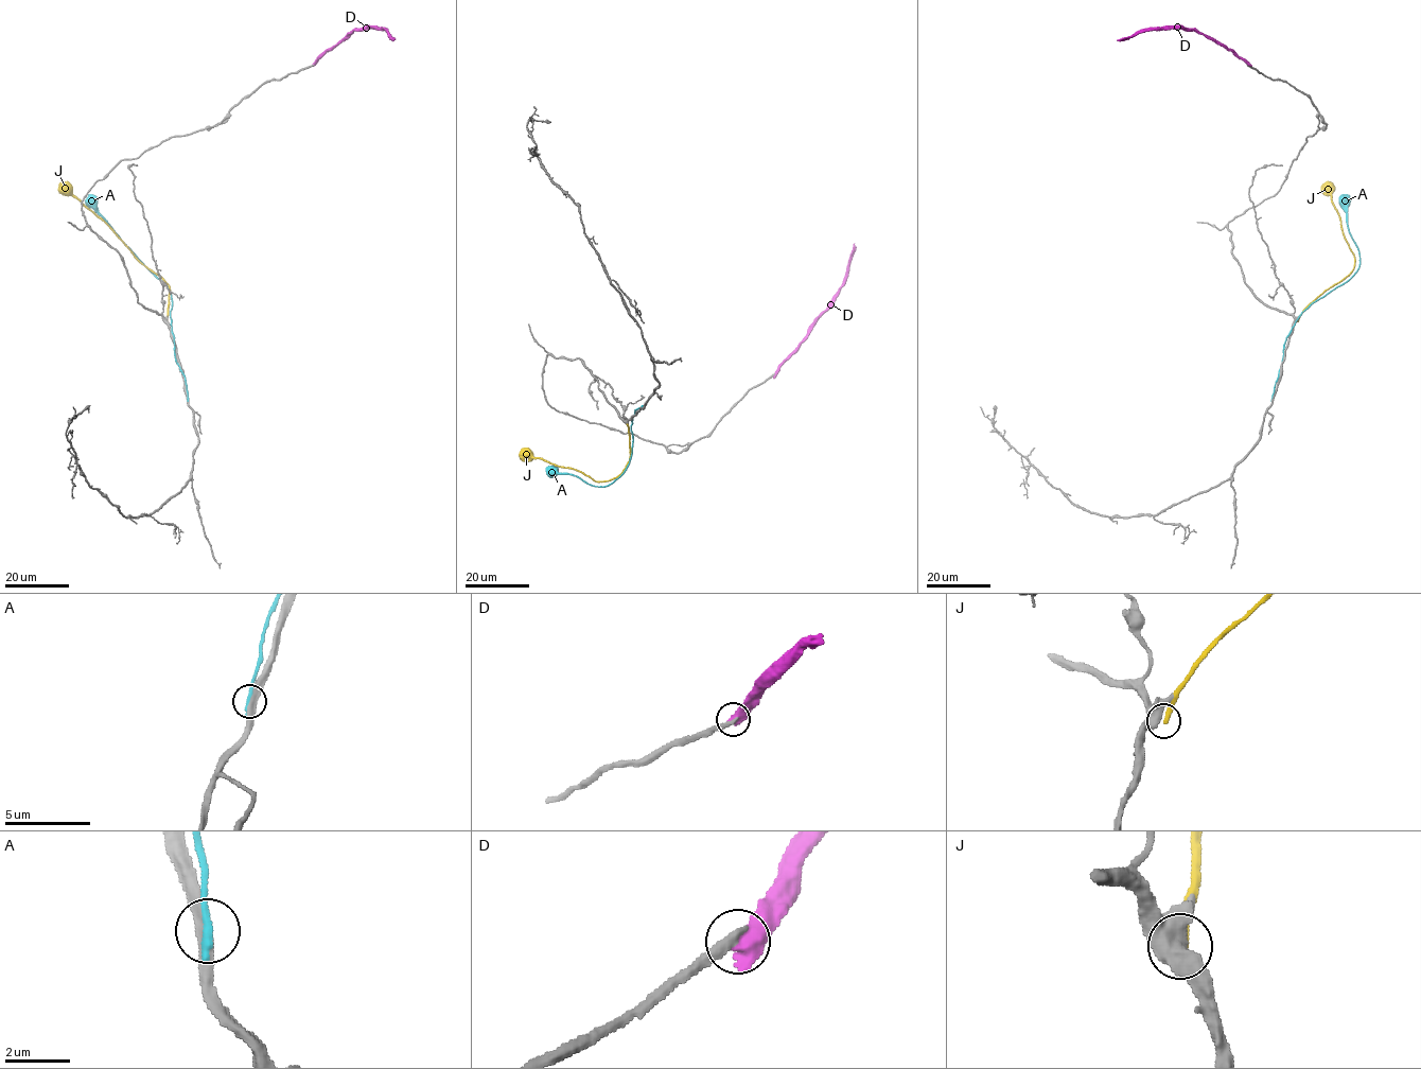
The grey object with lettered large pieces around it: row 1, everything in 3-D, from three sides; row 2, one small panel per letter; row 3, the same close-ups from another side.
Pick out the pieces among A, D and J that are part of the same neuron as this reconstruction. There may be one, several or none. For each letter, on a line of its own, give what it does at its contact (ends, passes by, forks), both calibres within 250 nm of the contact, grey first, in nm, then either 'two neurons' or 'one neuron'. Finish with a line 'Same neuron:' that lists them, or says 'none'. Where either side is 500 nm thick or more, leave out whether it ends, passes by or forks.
A: it ends; calibres 360 and 260 nm; two neurons
D: calibres 340 and 650 nm; two neurons
J: it ends; calibres 440 and 320 nm; two neurons
Same neuron: none

